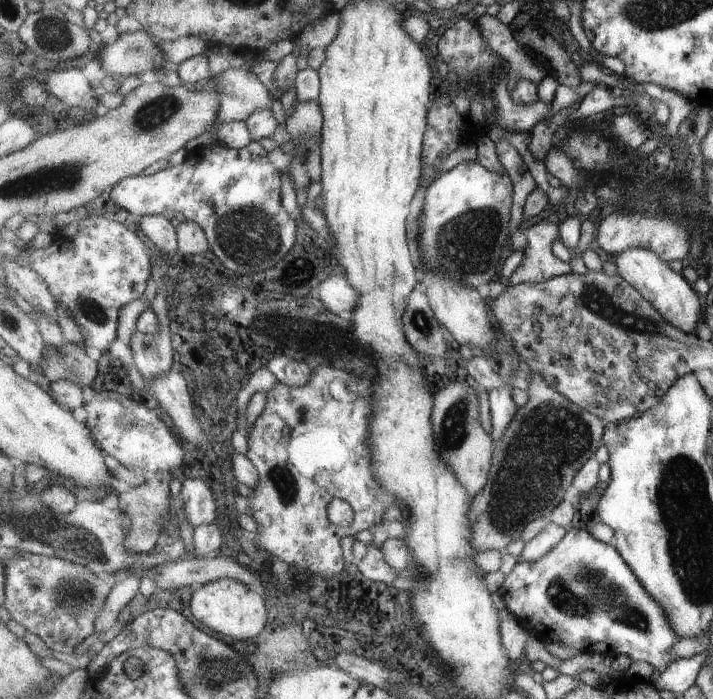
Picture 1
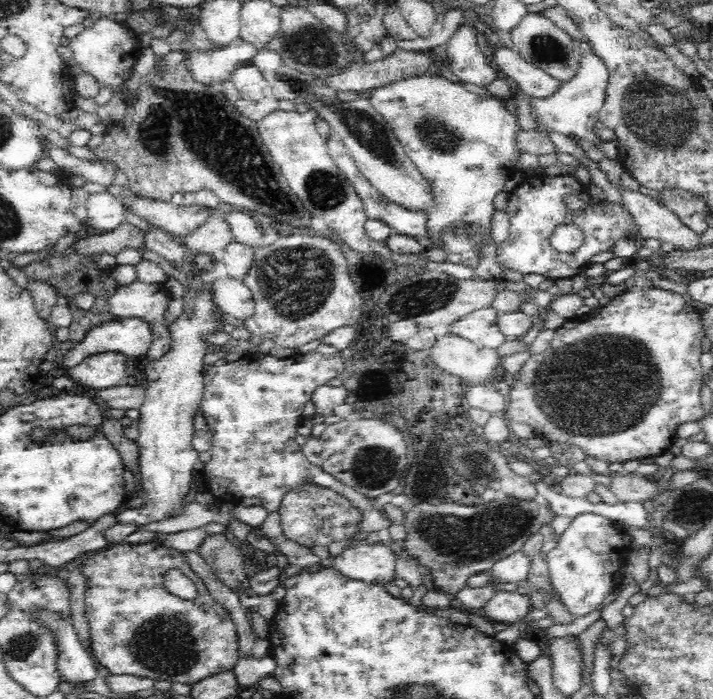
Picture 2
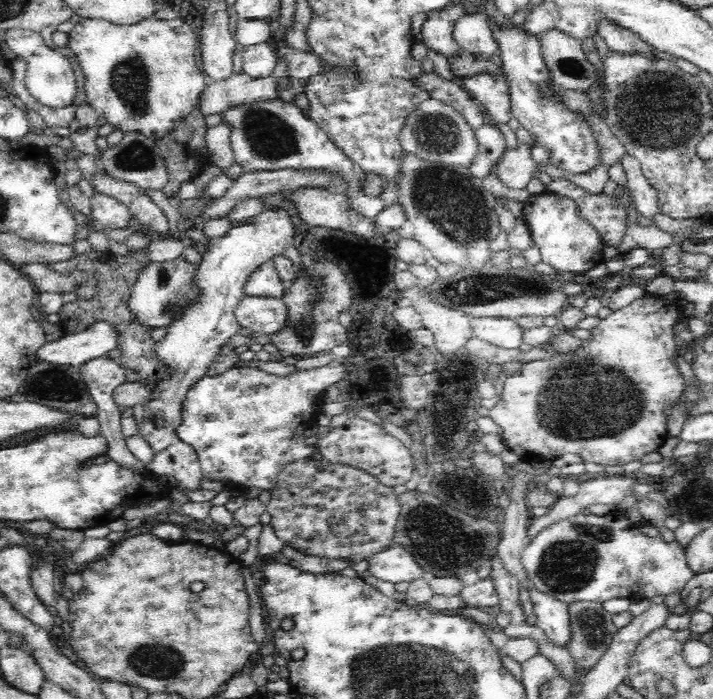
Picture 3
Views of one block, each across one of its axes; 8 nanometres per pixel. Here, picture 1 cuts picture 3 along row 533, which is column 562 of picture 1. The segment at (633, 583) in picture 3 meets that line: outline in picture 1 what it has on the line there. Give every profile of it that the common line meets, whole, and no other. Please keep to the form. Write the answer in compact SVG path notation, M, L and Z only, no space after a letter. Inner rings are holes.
M571 527L559 546L545 558L516 563L505 576L499 591L506 607L525 623L528 633L539 640L544 638L569 646L574 650L573 657L589 653L611 654L613 657L625 654L633 661L647 662L664 671L676 659L671 650L682 636L675 632L665 608L649 596L617 547L593 538L589 529Z

